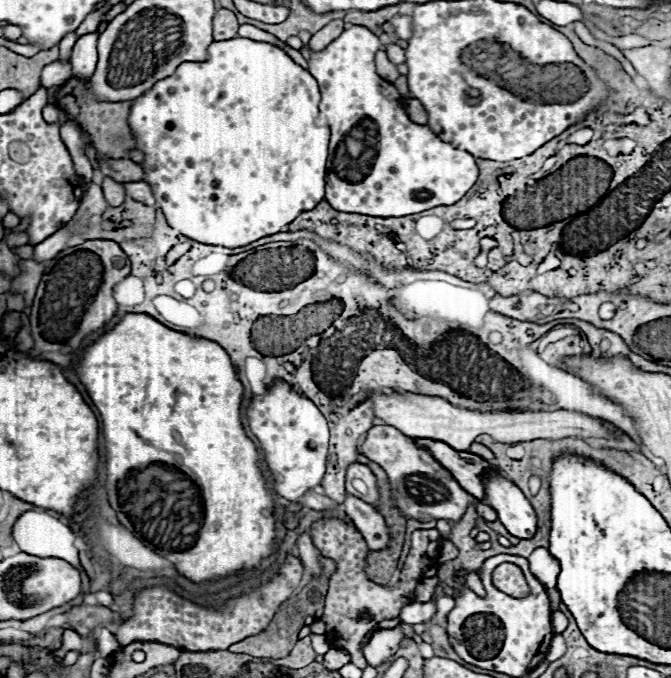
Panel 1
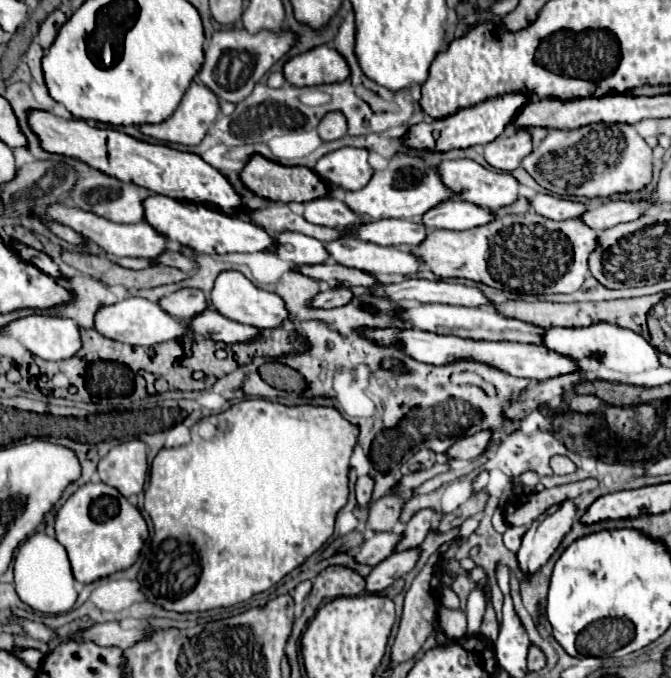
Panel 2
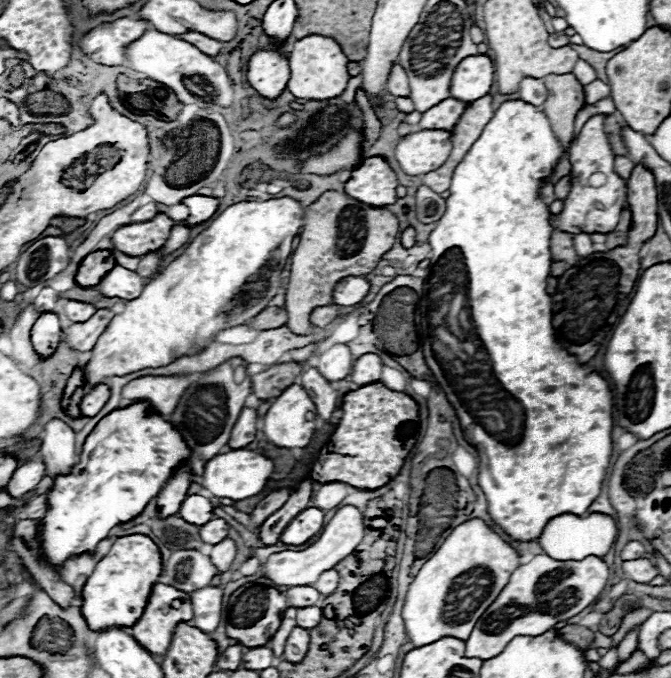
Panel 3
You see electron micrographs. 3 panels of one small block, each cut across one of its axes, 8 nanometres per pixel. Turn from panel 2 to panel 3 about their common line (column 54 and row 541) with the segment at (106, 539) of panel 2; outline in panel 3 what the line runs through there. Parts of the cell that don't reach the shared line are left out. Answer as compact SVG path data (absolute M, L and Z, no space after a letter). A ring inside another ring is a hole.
M508 100L500 104L492 120L482 130L480 138L472 144L470 152L454 170L452 184L450 184L450 198L446 198L446 212L436 222L436 228L430 232L430 238L428 238L432 248L430 268L428 268L430 276L424 282L424 294L420 296L420 302L416 306L416 328L418 328L418 340L424 352L424 358L432 374L436 376L436 382L440 384L440 388L446 392L446 398L454 406L460 418L460 424L464 428L462 430L464 438L470 444L474 444L478 450L478 458L480 458L478 482L488 500L488 514L510 538L520 542L538 540L544 526L560 514L582 516L588 510L588 506L598 498L600 486L612 456L612 392L608 388L608 382L586 364L578 364L574 356L570 356L564 348L560 348L552 328L552 298L546 292L546 278L550 276L550 266L552 266L550 236L554 230L550 228L550 222L548 222L548 206L538 198L538 192L546 184L544 178L552 174L560 156L562 156L562 146L556 140L544 112L540 112L532 104L526 104L524 100ZM460 320L462 322L472 320L472 326L474 326L472 330L476 332L464 332L464 328L460 326Z

